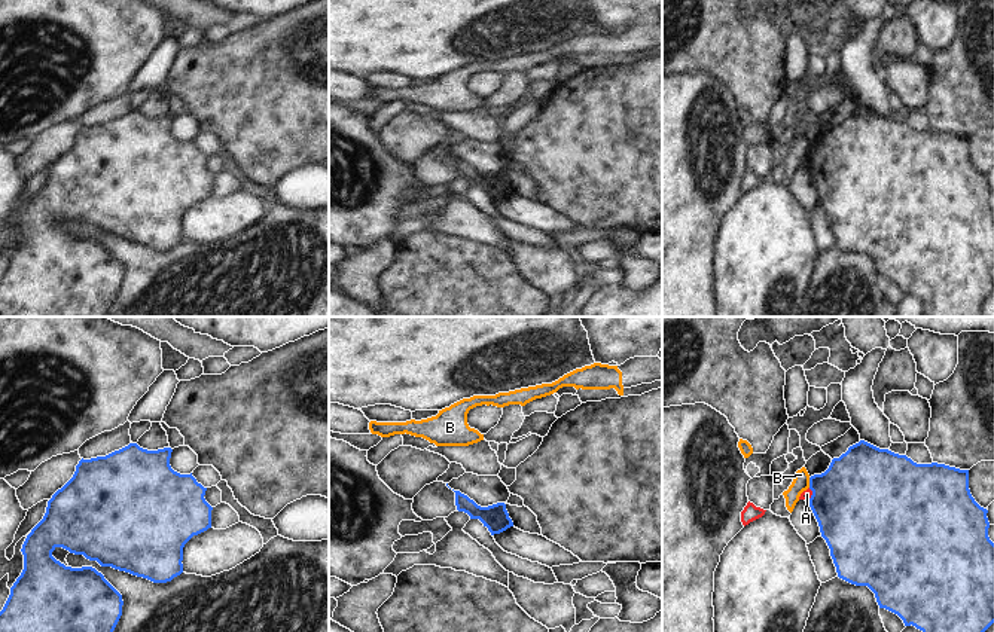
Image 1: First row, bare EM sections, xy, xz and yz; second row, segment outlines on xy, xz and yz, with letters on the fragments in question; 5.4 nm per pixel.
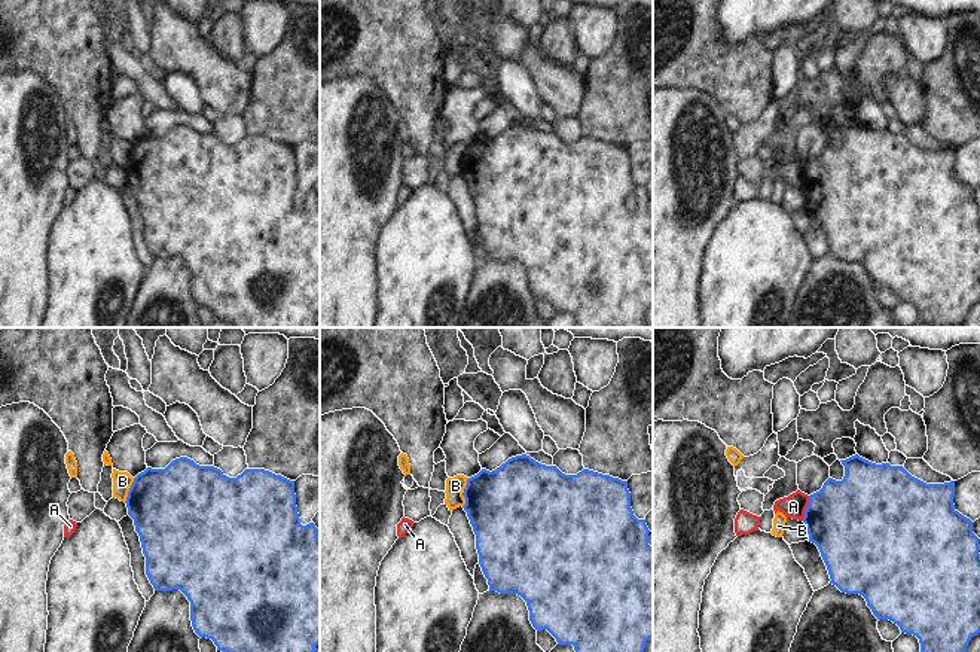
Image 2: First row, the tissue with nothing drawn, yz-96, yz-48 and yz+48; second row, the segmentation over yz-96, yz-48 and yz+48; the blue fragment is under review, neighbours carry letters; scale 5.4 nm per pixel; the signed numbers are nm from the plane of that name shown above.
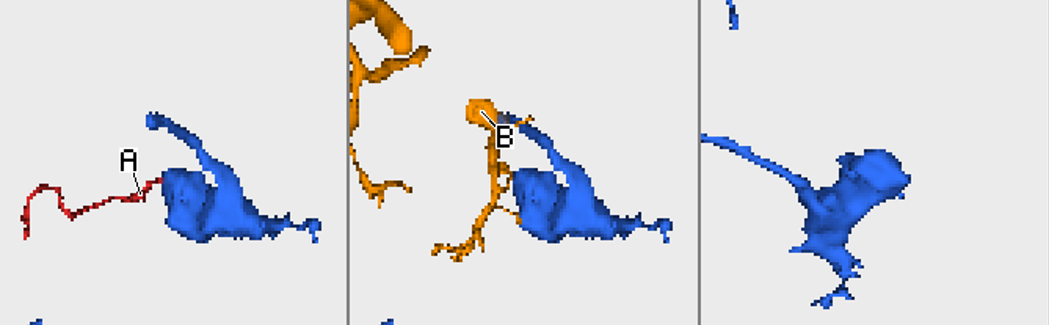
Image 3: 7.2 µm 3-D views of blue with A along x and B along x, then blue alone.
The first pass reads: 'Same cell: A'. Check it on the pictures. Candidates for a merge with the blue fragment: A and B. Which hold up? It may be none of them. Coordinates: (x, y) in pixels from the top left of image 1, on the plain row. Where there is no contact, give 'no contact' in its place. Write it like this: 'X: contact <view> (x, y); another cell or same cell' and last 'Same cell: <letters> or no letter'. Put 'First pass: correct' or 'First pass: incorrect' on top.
First pass: incorrect
A: contact yz (813, 161); another cell
B: contact yz (810, 149); another cell
Same cell: no letter

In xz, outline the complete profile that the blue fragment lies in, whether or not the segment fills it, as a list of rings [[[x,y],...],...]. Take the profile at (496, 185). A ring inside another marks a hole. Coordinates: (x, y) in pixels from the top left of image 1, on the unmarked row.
[[[460,158],[454,159],[457,177],[467,180],[470,186],[479,186],[484,190],[484,193],[488,195],[491,202],[500,201],[507,195],[513,193],[513,189],[509,184],[504,170],[481,174]]]

